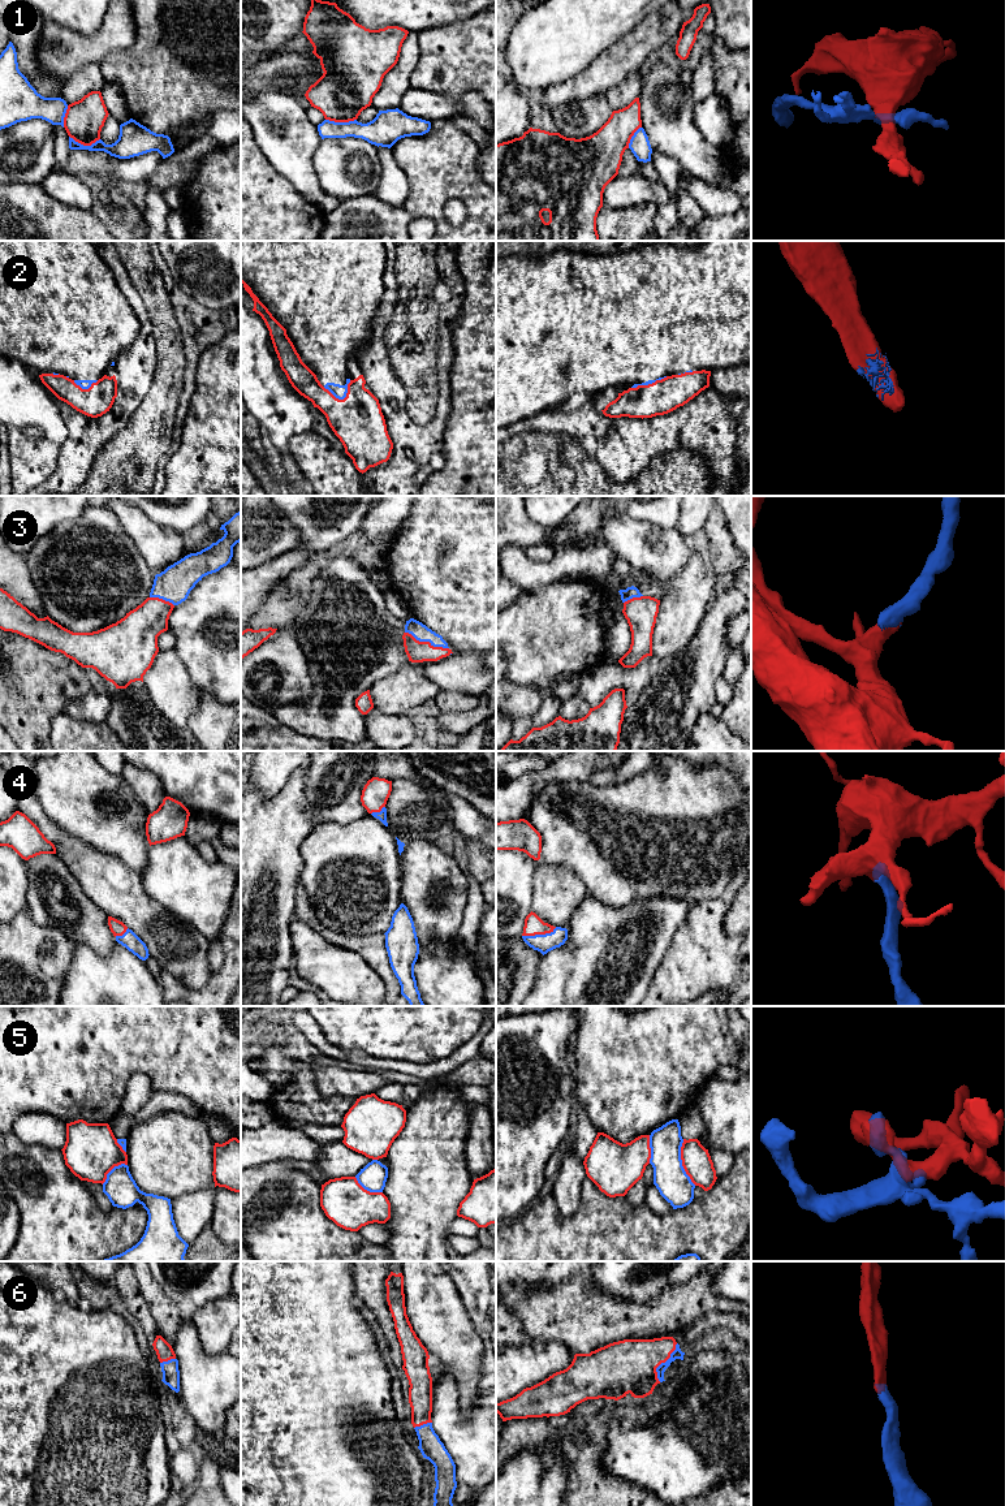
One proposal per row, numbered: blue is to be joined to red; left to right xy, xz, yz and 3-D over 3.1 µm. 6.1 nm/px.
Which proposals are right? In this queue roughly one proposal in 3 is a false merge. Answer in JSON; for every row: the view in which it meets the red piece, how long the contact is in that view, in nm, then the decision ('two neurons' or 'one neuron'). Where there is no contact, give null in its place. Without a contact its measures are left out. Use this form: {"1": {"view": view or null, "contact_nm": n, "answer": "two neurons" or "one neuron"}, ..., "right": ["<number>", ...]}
{"1": {"view": "xy", "contact_nm": 190, "answer": "two neurons"}, "2": {"view": "xz", "contact_nm": 180, "answer": "two neurons"}, "3": {"view": "xz", "contact_nm": 300, "answer": "one neuron"}, "4": {"view": "yz", "contact_nm": 220, "answer": "one neuron"}, "5": {"view": "yz", "contact_nm": 300, "answer": "one neuron"}, "6": {"view": "yz", "contact_nm": 260, "answer": "one neuron"}, "right": ["3", "4", "5", "6"]}

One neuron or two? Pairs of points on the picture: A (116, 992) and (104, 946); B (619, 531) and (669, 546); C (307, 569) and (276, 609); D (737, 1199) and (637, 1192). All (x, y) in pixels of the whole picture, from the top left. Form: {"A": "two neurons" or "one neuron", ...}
{"A": "two neurons", "B": "one neuron", "C": "one neuron", "D": "two neurons"}

